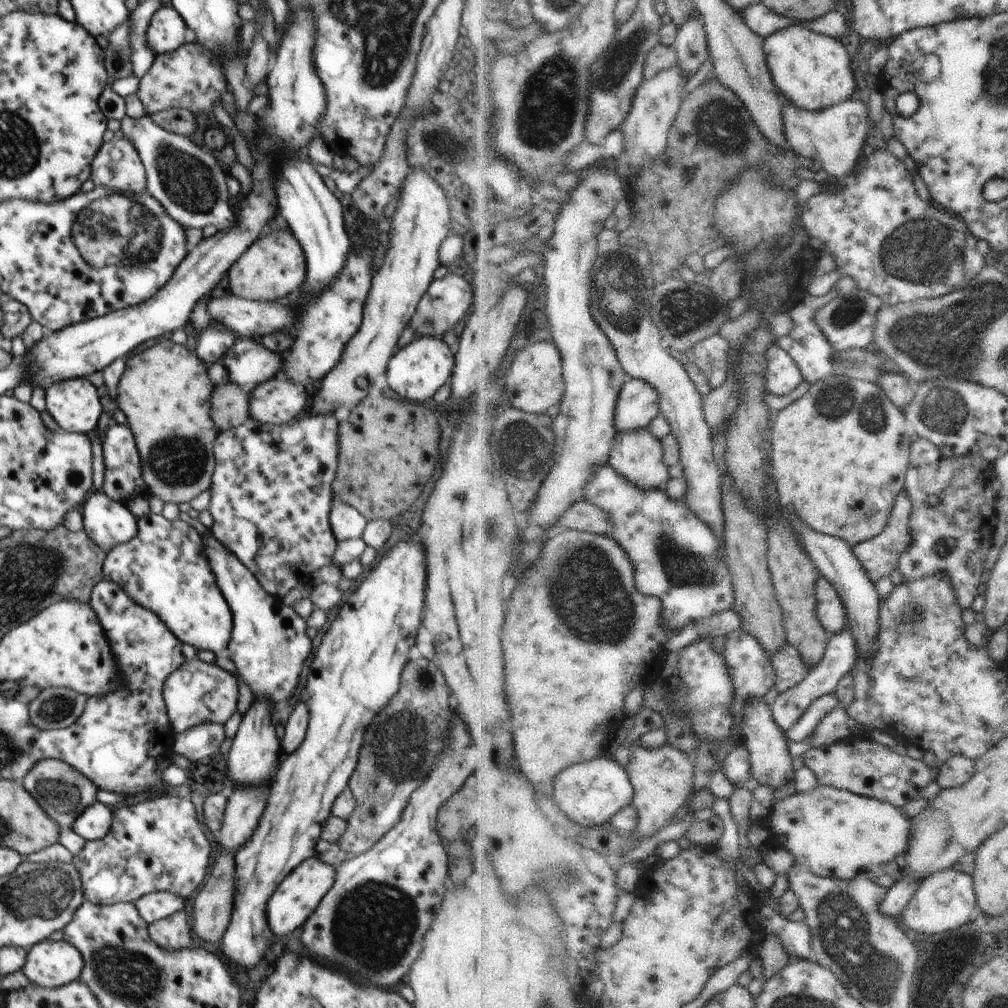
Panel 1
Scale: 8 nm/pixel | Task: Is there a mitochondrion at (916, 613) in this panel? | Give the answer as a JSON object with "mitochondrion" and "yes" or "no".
{"mitochondrion":"yes"}

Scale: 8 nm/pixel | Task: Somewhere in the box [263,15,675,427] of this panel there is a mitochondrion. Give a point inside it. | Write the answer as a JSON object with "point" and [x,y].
{"point":[550,97]}

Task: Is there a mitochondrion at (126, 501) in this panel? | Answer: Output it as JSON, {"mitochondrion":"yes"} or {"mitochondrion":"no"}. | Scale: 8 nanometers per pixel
{"mitochondrion":"no"}

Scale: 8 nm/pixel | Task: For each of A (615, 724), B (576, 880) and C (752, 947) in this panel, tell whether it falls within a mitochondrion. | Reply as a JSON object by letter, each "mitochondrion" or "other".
{"A":"other","B":"mitochondrion","C":"other"}

